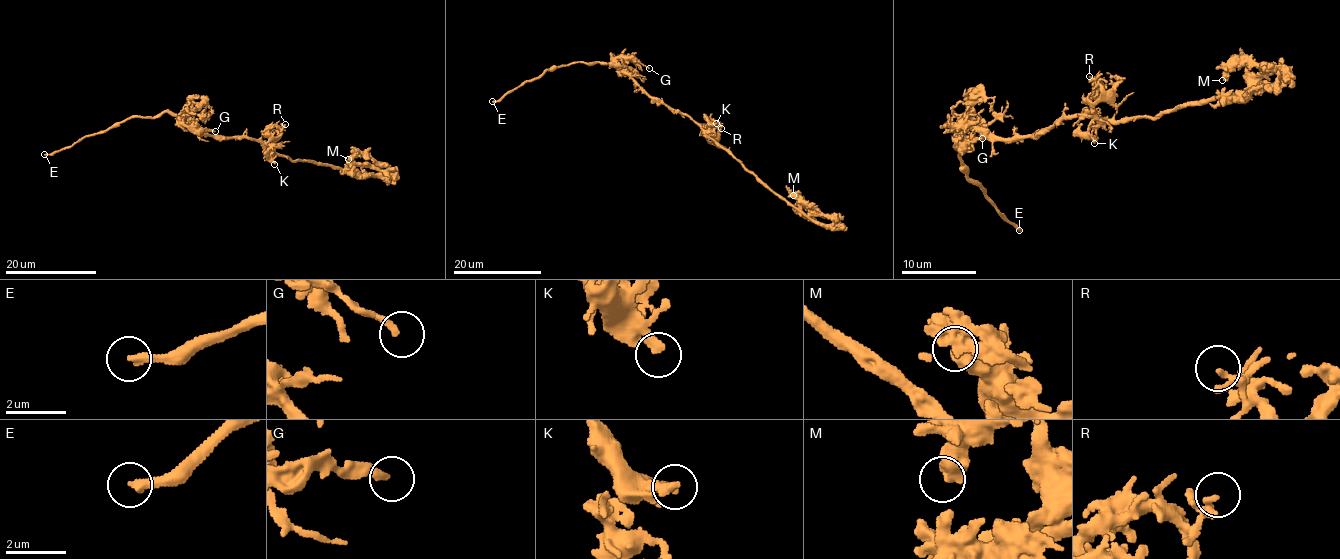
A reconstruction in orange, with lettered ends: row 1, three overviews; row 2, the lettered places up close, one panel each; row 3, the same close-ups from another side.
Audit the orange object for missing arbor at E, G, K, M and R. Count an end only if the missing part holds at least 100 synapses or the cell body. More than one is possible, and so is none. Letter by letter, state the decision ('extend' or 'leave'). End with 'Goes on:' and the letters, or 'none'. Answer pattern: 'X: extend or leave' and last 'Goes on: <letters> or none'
E: extend
G: leave
K: leave
M: leave
R: leave
Goes on: E

